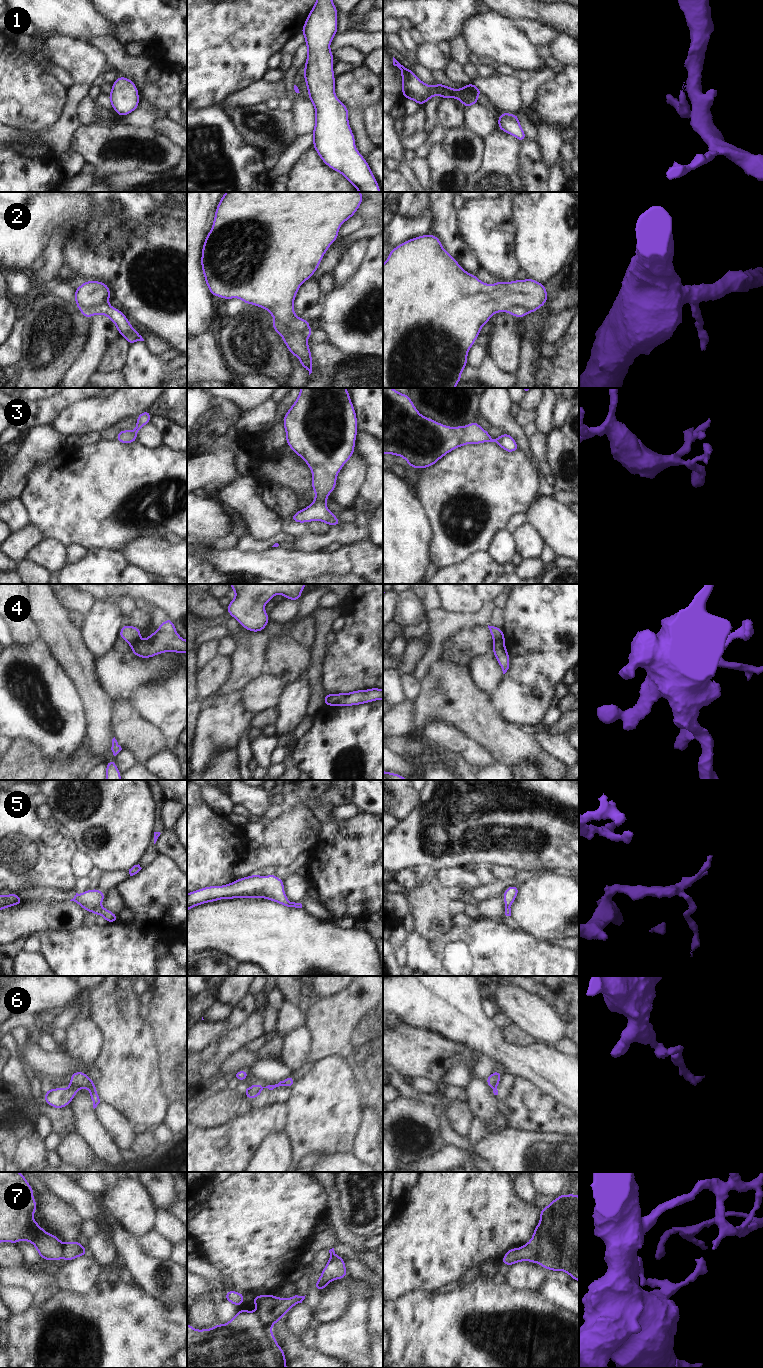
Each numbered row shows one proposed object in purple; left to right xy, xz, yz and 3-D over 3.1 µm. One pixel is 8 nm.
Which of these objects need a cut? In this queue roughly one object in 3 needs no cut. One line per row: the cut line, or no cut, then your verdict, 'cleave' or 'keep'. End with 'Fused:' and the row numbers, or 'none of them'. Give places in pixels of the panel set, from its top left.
1: xz (304, 65), (306, 69), (305, 76) | cleave
2: xz (274, 322), (278, 322), (288, 332), (302, 332), (307, 337) | cleave
3: no cut | keep
4: yz (503, 640), (497, 640), (494, 643) | cleave
5: xy (98, 905), (92, 911) | cleave
6: xy (72, 1088), (78, 1089) | cleave
7: xz (256, 1311), (261, 1316), (261, 1320), (270, 1327) | cleave
Fused: 1, 2, 4, 5, 6, 7

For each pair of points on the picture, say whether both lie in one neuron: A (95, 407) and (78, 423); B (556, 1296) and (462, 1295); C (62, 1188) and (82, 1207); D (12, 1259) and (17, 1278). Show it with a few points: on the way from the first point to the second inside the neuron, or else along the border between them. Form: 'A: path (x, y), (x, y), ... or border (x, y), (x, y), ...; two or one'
A: path (91, 411), (82, 419); one
B: border (539, 1290), (549, 1301), (564, 1309); two
C: path (67, 1192), (77, 1202); one
D: border (24, 1263), (10, 1267); two

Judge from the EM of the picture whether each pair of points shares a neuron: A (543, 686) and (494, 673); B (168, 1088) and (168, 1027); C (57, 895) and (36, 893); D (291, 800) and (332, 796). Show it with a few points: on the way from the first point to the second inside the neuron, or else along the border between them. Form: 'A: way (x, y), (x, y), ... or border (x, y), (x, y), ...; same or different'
A: border (504, 674), (501, 681), (490, 694); different
B: way (169, 1073), (169, 1042); same
C: way (52, 895), (41, 894); same
D: way (301, 795), (322, 795); same

